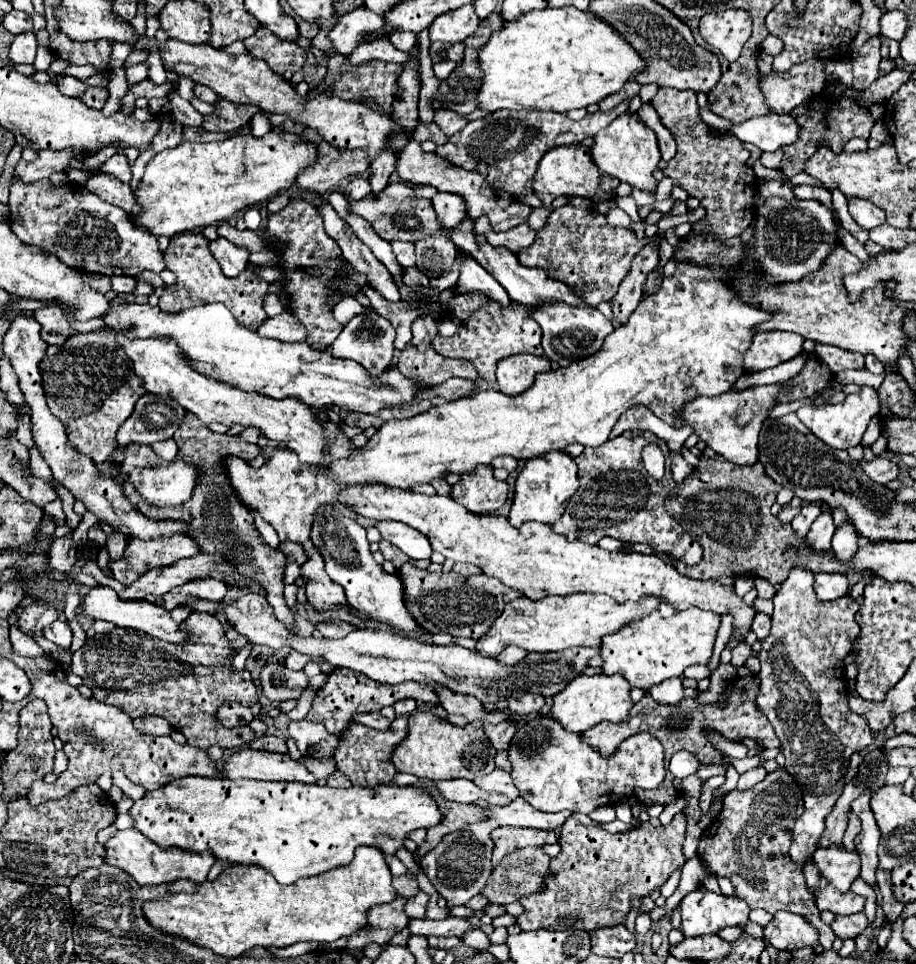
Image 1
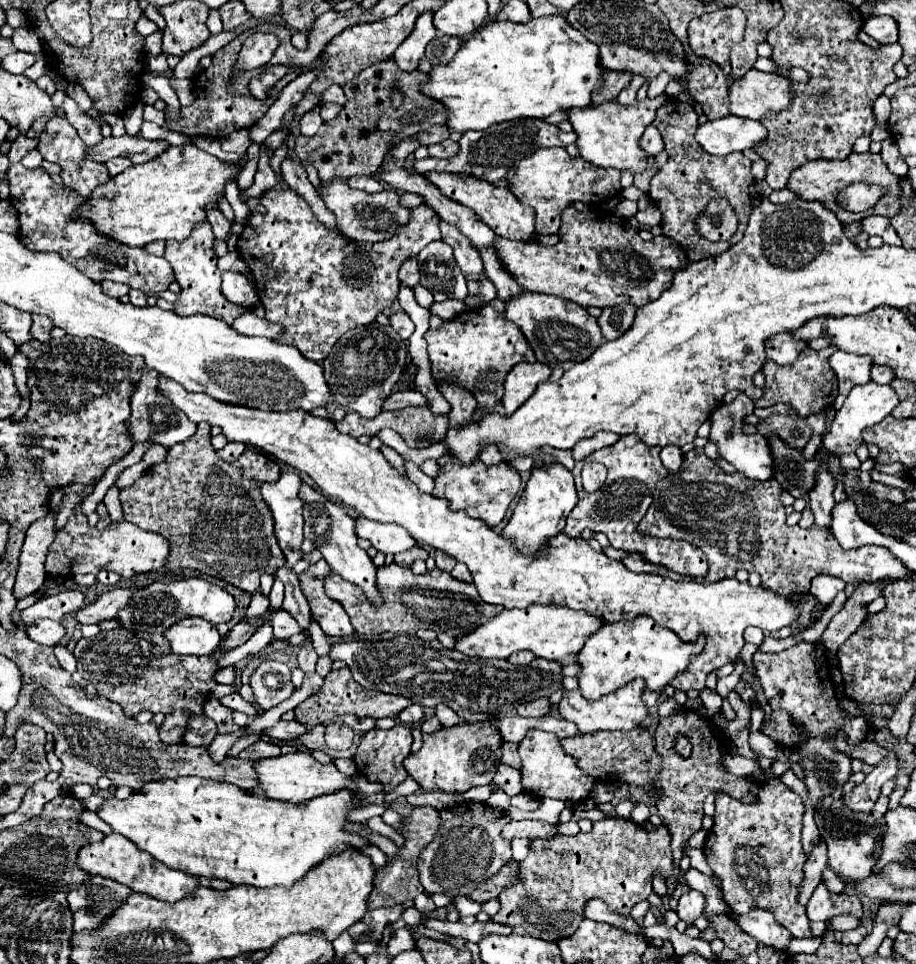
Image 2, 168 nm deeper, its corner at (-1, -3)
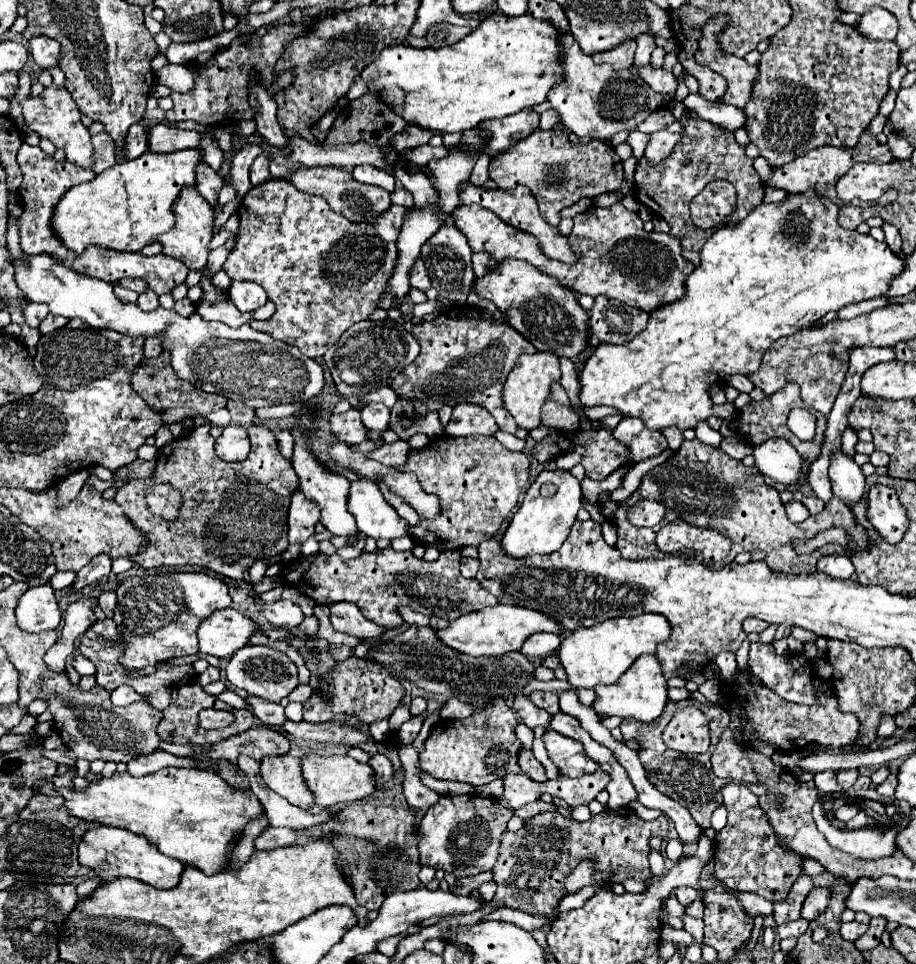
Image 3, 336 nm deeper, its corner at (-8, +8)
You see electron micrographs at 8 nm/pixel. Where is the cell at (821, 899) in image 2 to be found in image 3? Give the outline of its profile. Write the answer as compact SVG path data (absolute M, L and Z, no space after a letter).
M814 888L808 898L804 900L802 906L802 918L806 920L814 920L818 914L822 914L826 910L830 902L830 888Z

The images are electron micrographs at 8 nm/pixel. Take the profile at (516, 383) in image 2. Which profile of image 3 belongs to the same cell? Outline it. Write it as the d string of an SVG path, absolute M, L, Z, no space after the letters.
M536 352L536 354L522 354L514 366L514 370L508 374L504 384L504 406L506 410L516 418L516 424L524 430L532 430L540 426L540 408L546 402L550 394L550 384L554 380L560 380L560 362L558 356L550 352Z

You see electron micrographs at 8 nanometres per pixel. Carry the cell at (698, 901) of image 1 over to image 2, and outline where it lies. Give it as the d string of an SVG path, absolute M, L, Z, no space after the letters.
M687 891L679 897L675 911L679 919L683 919L685 923L693 923L703 913L703 905L705 905L705 899L699 891Z

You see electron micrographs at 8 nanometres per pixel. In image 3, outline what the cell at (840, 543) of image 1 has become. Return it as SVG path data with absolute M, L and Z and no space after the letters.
M836 452L830 464L832 492L846 506L858 504L864 496L864 474L858 464L848 458L844 452Z

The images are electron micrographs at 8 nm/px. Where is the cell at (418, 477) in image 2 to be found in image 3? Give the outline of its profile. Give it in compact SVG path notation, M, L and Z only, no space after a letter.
M396 440L394 444L386 444L386 446L370 452L370 456L374 460L380 460L380 462L390 464L390 466L402 466L402 464L406 464L410 450L412 448L406 440Z

